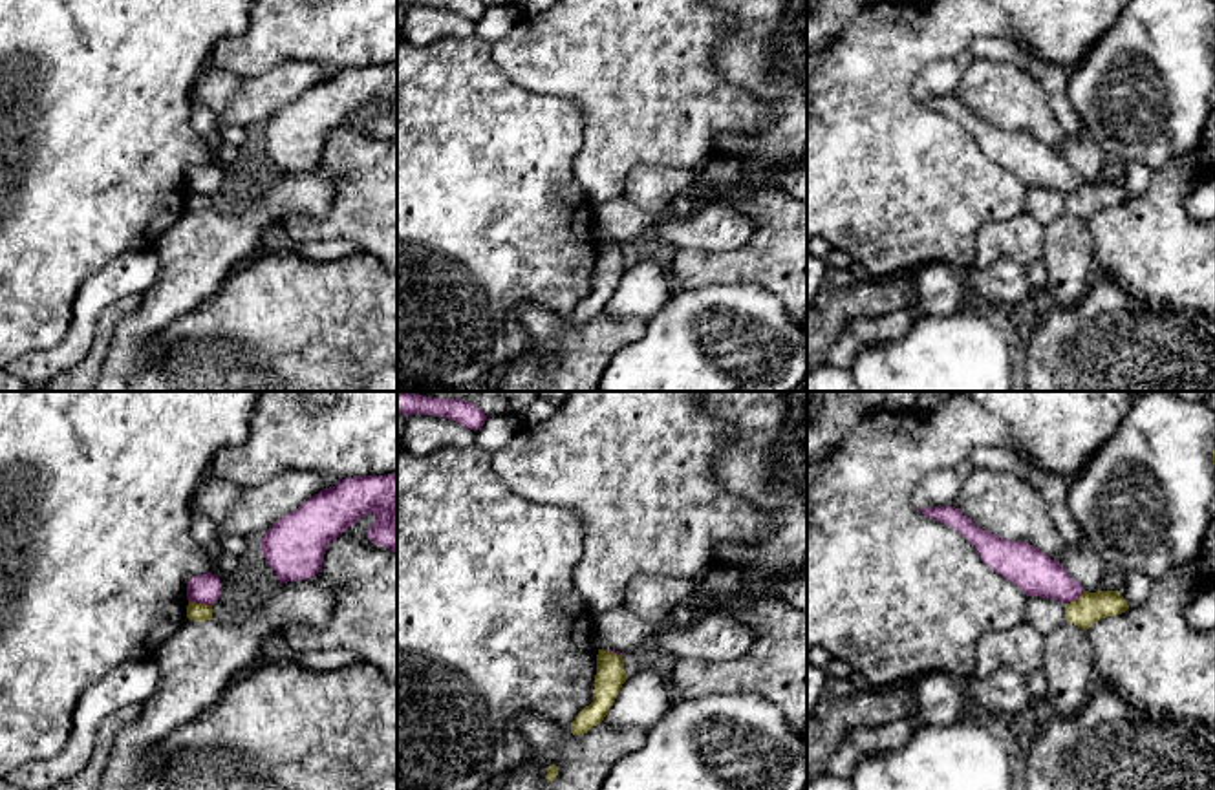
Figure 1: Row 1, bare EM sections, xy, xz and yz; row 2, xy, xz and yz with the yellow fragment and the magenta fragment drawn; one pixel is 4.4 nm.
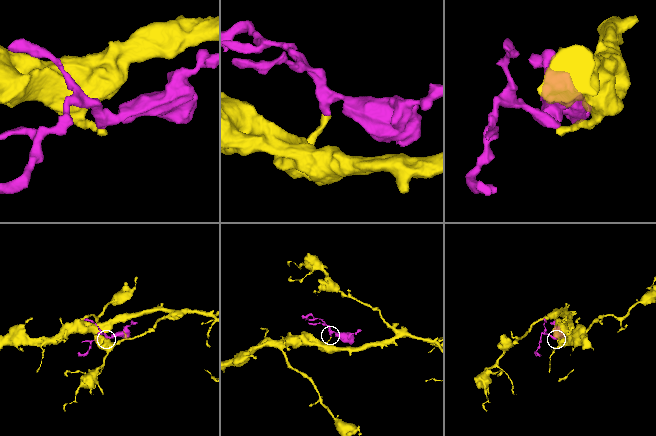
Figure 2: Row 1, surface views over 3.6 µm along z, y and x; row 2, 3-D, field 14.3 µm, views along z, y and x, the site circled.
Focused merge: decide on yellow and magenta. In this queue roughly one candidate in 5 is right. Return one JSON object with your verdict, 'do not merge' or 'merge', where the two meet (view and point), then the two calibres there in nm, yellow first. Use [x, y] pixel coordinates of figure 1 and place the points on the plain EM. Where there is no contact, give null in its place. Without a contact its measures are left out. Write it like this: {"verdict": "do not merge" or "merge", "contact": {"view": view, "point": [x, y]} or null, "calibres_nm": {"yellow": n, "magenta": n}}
{"verdict": "do not merge", "contact": {"view": "xy", "point": [200, 194]}, "calibres_nm": {"yellow": 80, "magenta": 130}}

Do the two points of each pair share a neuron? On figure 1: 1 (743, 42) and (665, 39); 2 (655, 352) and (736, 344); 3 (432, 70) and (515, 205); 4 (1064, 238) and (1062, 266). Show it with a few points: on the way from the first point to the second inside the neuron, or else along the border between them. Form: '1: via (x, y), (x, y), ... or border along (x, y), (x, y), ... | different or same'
1: border along (734, 19), (734, 32), (718, 44) | different
2: via (676, 352), (716, 352) | same
3: via (432, 103), (432, 123), (482, 172) | same
4: via (1064, 245), (1064, 258) | same

